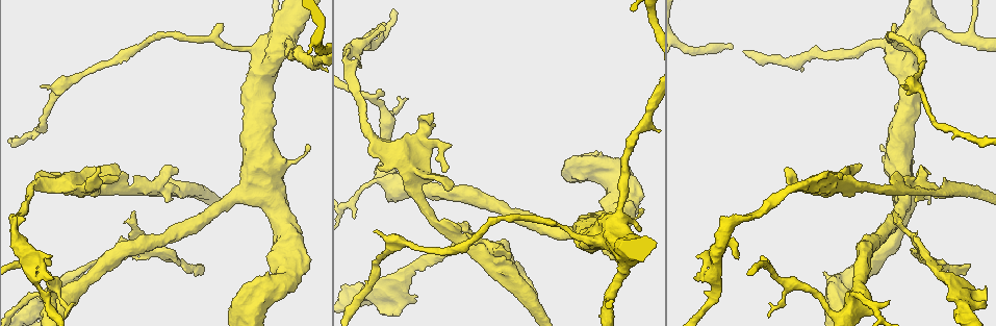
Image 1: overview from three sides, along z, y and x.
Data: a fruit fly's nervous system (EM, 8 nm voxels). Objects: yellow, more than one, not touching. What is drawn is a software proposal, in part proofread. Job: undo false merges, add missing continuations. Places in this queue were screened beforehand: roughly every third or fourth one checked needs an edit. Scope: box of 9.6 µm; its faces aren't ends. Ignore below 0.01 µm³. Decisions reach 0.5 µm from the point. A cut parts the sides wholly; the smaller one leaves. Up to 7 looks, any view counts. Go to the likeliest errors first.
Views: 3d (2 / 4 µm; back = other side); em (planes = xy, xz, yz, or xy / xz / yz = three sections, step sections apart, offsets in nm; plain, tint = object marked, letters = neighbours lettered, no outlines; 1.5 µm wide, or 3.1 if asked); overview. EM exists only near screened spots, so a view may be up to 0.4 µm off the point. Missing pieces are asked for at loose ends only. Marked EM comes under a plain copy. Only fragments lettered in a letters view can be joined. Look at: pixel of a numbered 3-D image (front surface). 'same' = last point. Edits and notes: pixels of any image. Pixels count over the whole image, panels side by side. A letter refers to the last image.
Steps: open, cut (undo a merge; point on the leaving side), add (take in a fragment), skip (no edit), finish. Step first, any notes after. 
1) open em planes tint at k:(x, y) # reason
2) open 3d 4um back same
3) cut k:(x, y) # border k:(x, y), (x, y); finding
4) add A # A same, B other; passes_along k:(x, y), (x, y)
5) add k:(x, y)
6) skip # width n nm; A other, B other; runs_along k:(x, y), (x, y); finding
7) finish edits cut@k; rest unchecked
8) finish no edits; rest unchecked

open 3d 4um at 1:(113, 193) # a fork

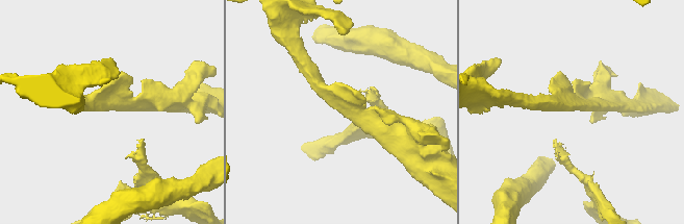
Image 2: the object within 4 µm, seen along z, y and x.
open em xy step 8 letters at 2:(337, 105) # need the tissue

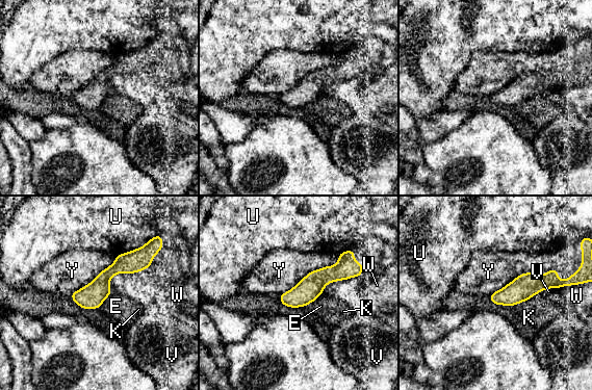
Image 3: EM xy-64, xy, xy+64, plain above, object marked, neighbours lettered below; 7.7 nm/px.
skip # longest_contact Y 550 nm; E other, K other, U other, V other, W other, Y other; border 3:(338, 256), (278, 295); continuous, no second cell

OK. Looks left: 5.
open 3d 4um at 1:(624, 262) # sharp bend

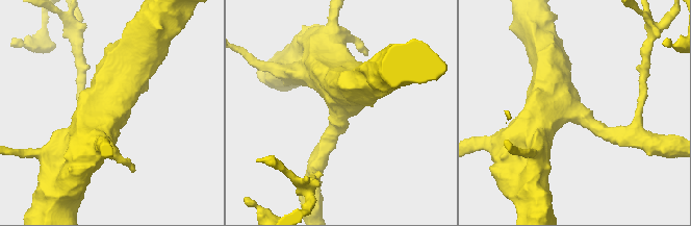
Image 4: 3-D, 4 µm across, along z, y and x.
open em planes tint at 4:(337, 106)

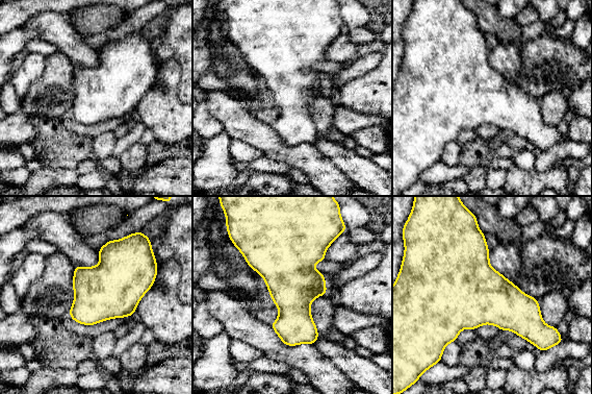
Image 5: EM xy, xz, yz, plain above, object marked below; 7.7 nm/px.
open em planes letters same

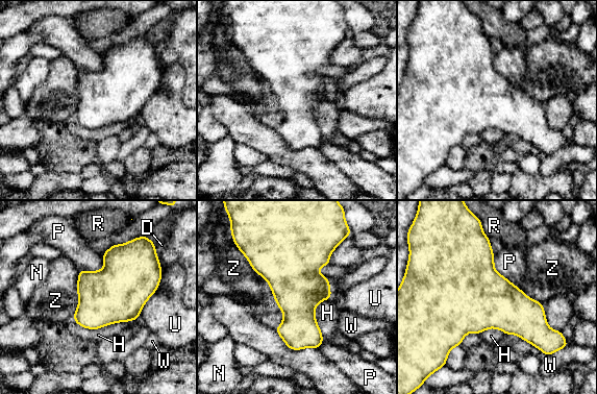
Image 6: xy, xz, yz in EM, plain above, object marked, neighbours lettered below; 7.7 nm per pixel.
skip # longest_contact H 480 nm; D other, H other, N other, P other, R other, U other, W other, Z other; border 6:(79, 270), (78, 304), (72, 318); one cell here

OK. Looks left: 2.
open em planes letters at 1:(964, 302) # thick turns thin

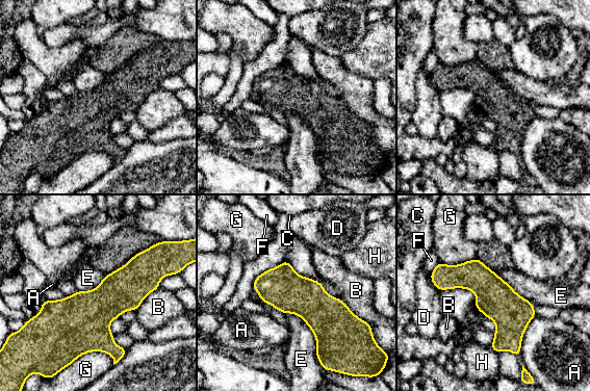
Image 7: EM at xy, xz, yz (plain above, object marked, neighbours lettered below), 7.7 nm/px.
skip # A other, B other, C other, D other, E other, F other, G other, H other; runs_along 7:(436, 279), (471, 279), (517, 352); continuous, no second cell

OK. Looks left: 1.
finish no edits; rest unchecked

